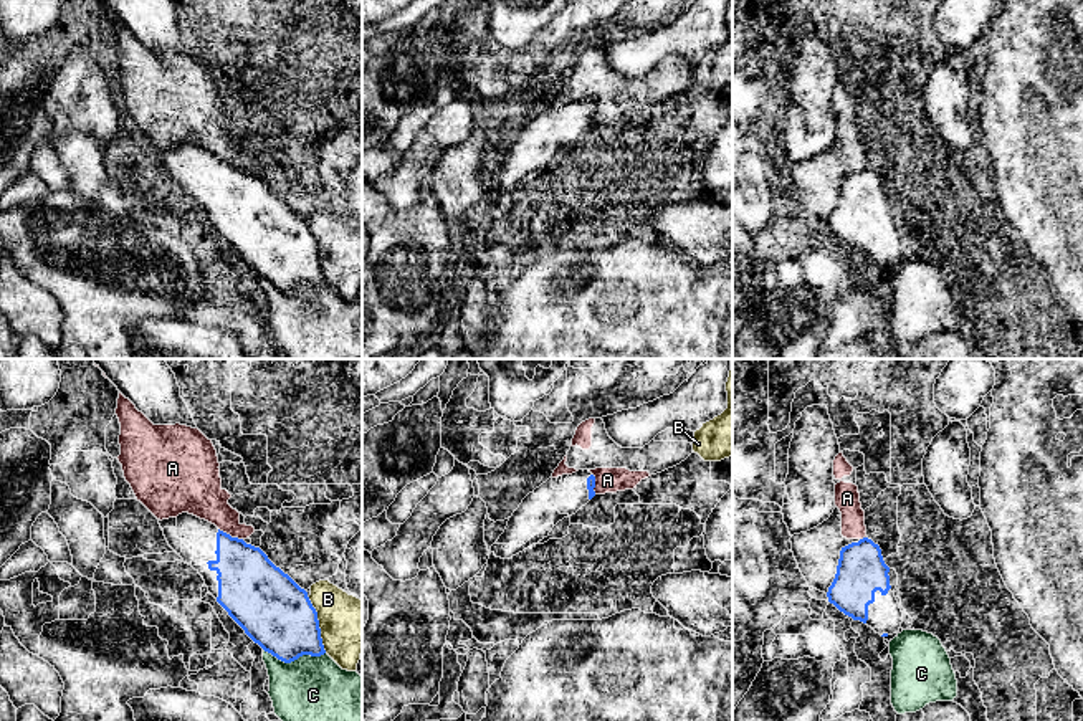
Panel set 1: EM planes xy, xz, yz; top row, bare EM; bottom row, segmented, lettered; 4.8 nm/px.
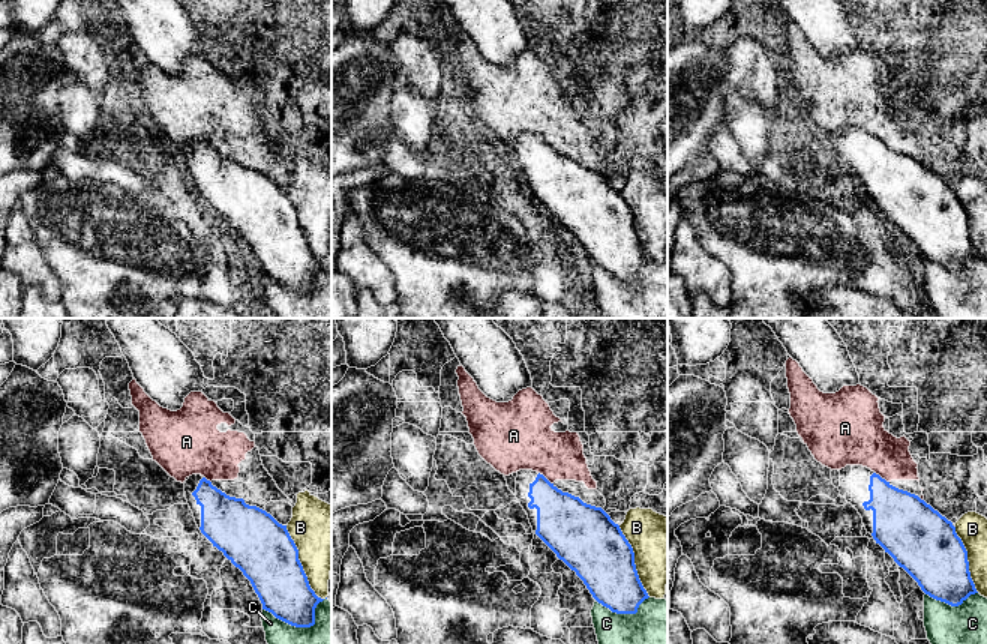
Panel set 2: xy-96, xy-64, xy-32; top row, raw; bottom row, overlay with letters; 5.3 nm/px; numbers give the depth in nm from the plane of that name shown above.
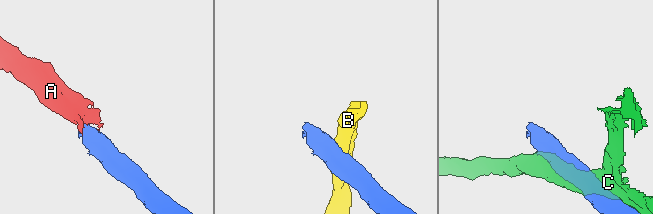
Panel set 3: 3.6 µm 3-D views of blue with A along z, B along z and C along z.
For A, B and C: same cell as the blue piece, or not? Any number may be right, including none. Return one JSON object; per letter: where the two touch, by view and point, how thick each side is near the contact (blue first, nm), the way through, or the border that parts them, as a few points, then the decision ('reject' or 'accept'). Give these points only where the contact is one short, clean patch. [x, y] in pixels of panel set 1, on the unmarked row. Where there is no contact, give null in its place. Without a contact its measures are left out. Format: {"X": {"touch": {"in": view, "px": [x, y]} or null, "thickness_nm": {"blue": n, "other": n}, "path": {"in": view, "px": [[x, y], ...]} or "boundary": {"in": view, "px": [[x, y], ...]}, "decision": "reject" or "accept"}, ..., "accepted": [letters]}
{"A": {"touch": {"in": "xy", "px": [229, 164]}, "thickness_nm": {"blue": 300, "other": 220}, "decision": "reject"}, "B": {"touch": {"in": "xy", "px": [318, 255]}, "thickness_nm": {"blue": 360, "other": 280}, "decision": "reject"}, "C": {"touch": {"in": "xy", "px": [295, 288]}, "thickness_nm": {"blue": 360, "other": 400}, "decision": "reject"}, "accepted": []}

